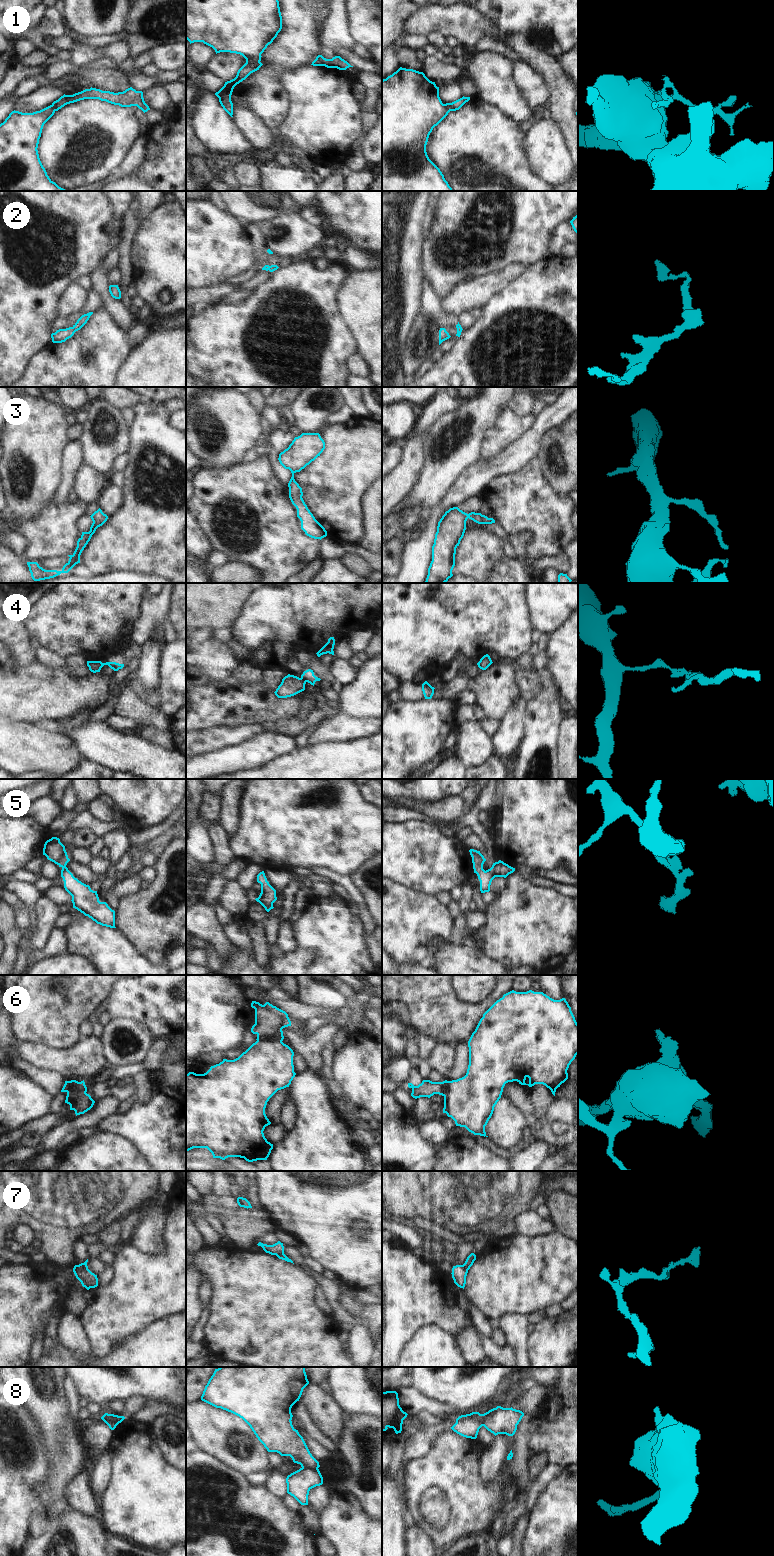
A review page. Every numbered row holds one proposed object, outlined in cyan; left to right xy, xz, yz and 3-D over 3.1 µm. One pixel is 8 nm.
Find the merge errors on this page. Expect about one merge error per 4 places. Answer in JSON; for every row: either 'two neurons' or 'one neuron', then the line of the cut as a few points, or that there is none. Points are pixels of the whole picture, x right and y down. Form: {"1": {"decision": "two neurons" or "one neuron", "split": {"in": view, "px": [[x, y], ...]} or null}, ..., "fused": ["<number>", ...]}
{"1": {"decision": "two neurons", "split": {"in": "xz", "px": [[260, 54], [253, 55], [244, 64]]}}, "2": {"decision": "one neuron", "split": null}, "3": {"decision": "one neuron", "split": null}, "4": {"decision": "two neurons", "split": {"in": "xz", "px": [[301, 677], [305, 682]]}}, "5": {"decision": "one neuron", "split": null}, "6": {"decision": "two neurons", "split": {"in": "xy", "px": [[62, 1088], [83, 1091], [85, 1093]]}}, "7": {"decision": "two neurons", "split": {"in": "xz", "px": [[283, 1252], [276, 1255]]}}, "8": {"decision": "two neurons", "split": {"in": "xz", "px": [[302, 1467], [317, 1469]]}}, "fused": ["1", "4", "6", "7", "8"]}

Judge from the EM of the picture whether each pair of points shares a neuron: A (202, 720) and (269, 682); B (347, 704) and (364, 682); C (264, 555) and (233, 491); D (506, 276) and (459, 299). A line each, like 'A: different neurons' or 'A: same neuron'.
A: different neurons
B: same neuron
C: same neuron
D: same neuron

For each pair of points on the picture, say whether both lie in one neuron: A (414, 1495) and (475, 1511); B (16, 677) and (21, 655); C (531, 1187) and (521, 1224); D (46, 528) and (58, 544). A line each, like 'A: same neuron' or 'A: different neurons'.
A: same neuron
B: different neurons
C: different neurons
D: same neuron

